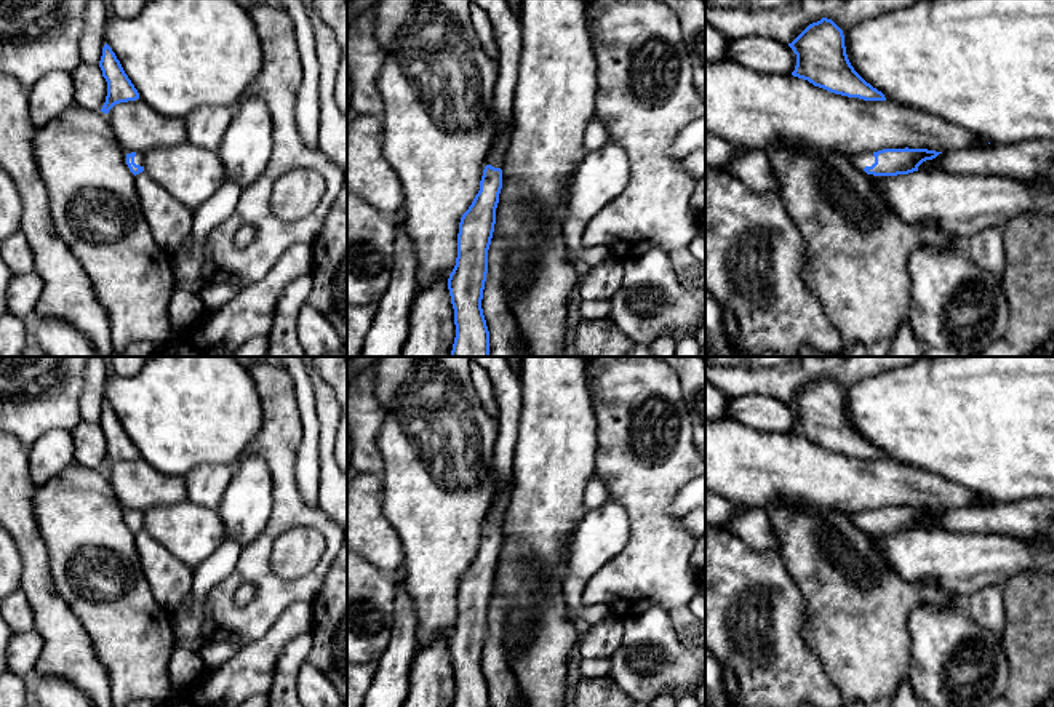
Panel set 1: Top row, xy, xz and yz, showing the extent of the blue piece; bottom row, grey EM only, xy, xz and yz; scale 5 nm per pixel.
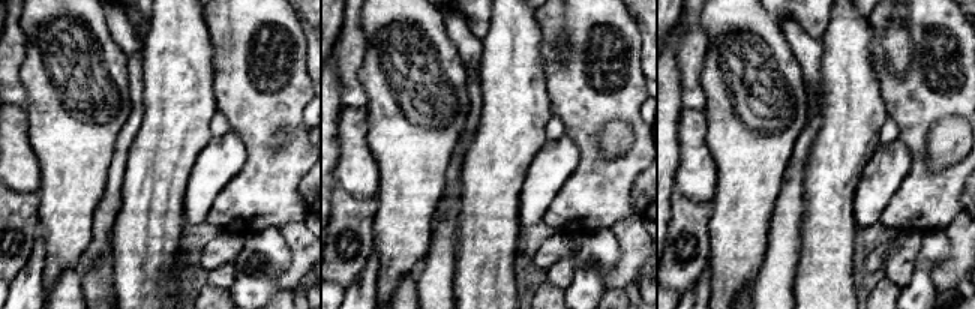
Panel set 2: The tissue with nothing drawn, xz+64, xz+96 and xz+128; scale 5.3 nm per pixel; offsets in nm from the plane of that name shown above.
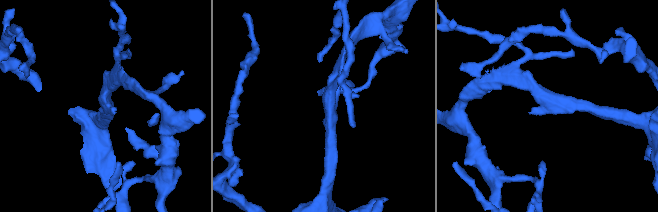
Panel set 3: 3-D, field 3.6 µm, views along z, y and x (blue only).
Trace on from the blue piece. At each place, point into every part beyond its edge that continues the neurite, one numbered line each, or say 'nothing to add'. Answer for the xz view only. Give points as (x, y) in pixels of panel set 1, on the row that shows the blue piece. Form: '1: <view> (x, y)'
1: xz (507, 26)

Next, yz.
1: yz (862, 159)

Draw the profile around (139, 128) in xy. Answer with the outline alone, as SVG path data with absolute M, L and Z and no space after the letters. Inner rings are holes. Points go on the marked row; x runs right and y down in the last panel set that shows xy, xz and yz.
M141 98L115 104L109 114L112 131L126 154L176 147L187 142L184 117L162 115Z

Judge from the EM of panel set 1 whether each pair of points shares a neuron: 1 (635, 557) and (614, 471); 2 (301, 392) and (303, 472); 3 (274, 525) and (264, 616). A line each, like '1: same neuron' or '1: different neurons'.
1: same neuron
2: same neuron
3: same neuron

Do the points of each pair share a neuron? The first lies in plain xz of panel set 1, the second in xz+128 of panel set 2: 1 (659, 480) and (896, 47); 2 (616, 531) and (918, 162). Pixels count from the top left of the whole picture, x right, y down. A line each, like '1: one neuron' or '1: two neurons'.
1: two neurons
2: two neurons

